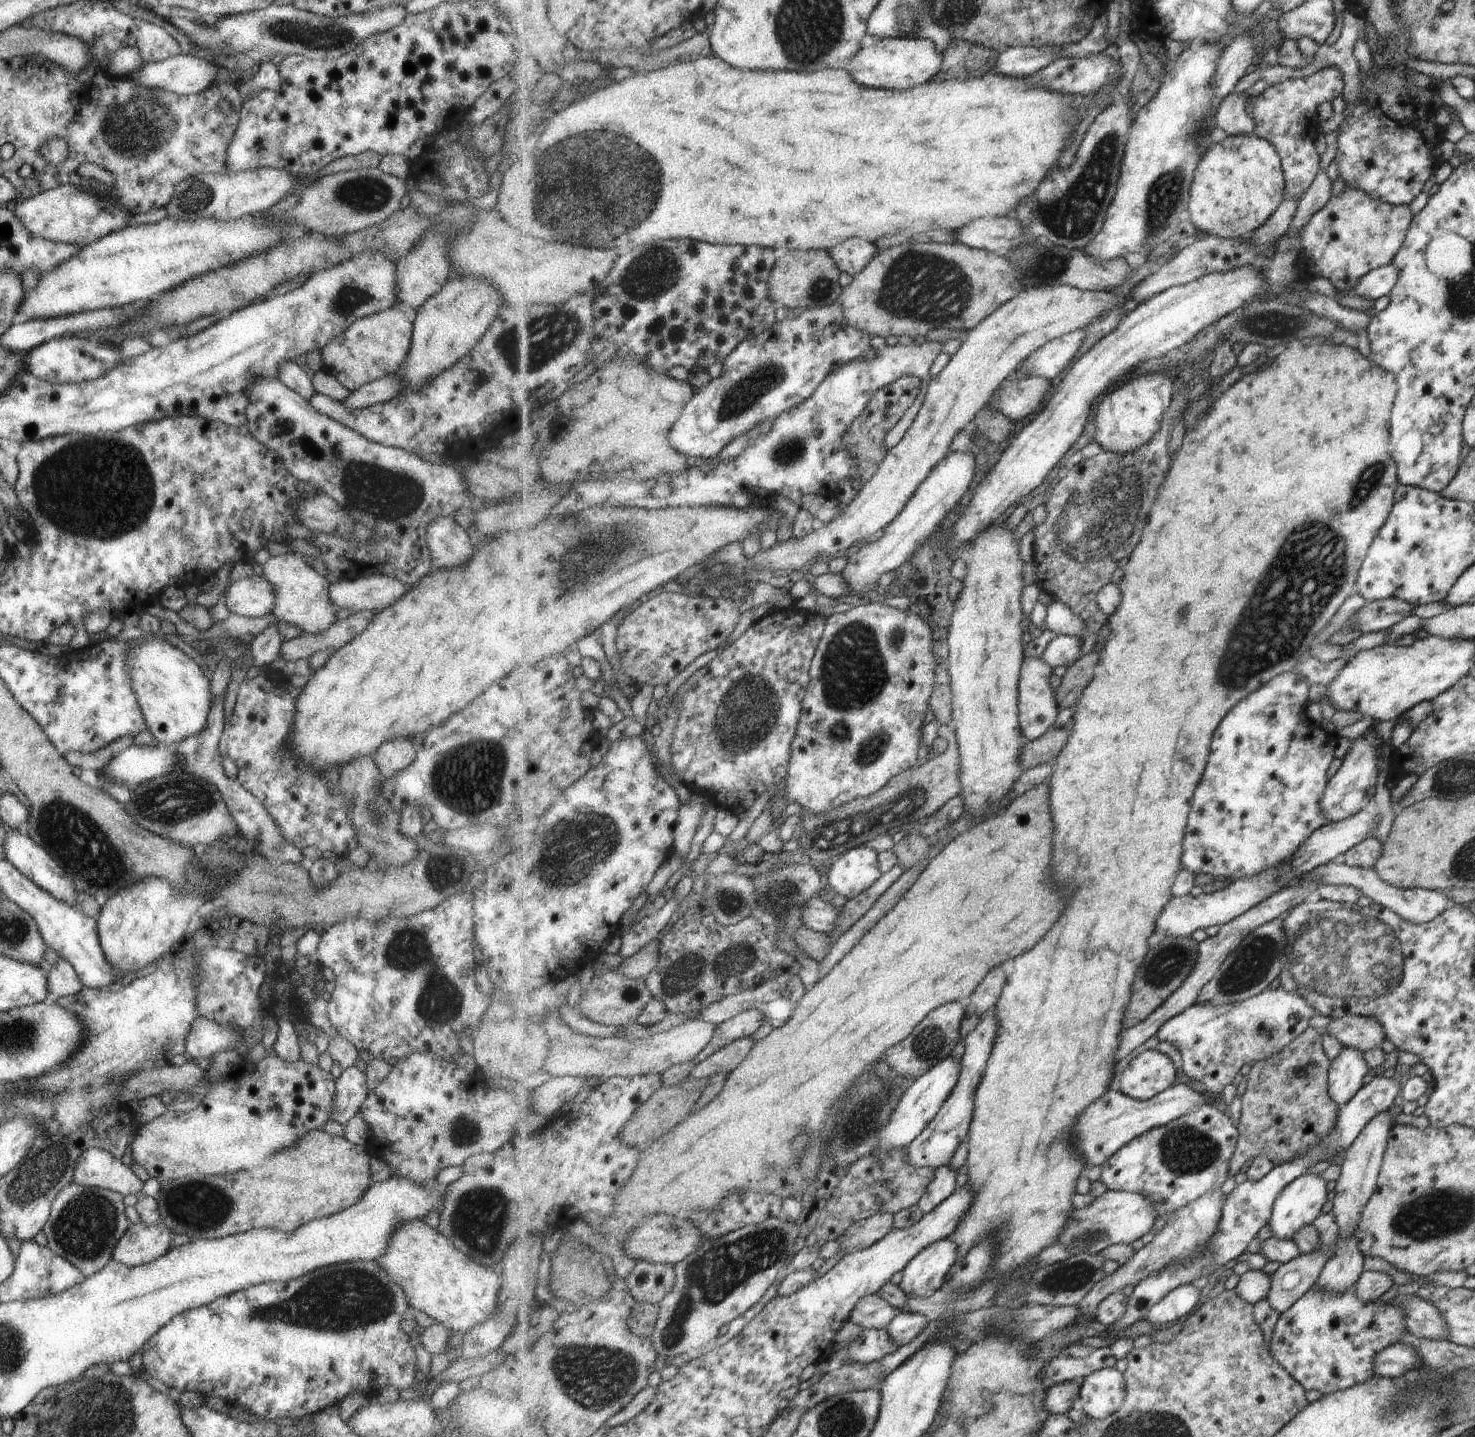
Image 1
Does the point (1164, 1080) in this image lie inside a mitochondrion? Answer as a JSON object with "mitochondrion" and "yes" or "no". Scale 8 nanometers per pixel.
{"mitochondrion":"no"}

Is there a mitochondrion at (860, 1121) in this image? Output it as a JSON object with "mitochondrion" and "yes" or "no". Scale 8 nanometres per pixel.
{"mitochondrion":"yes"}

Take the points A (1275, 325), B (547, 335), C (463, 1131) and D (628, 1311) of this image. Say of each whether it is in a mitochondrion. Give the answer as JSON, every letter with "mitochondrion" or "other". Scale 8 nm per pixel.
{"A":"mitochondrion","B":"mitochondrion","C":"mitochondrion","D":"other"}

